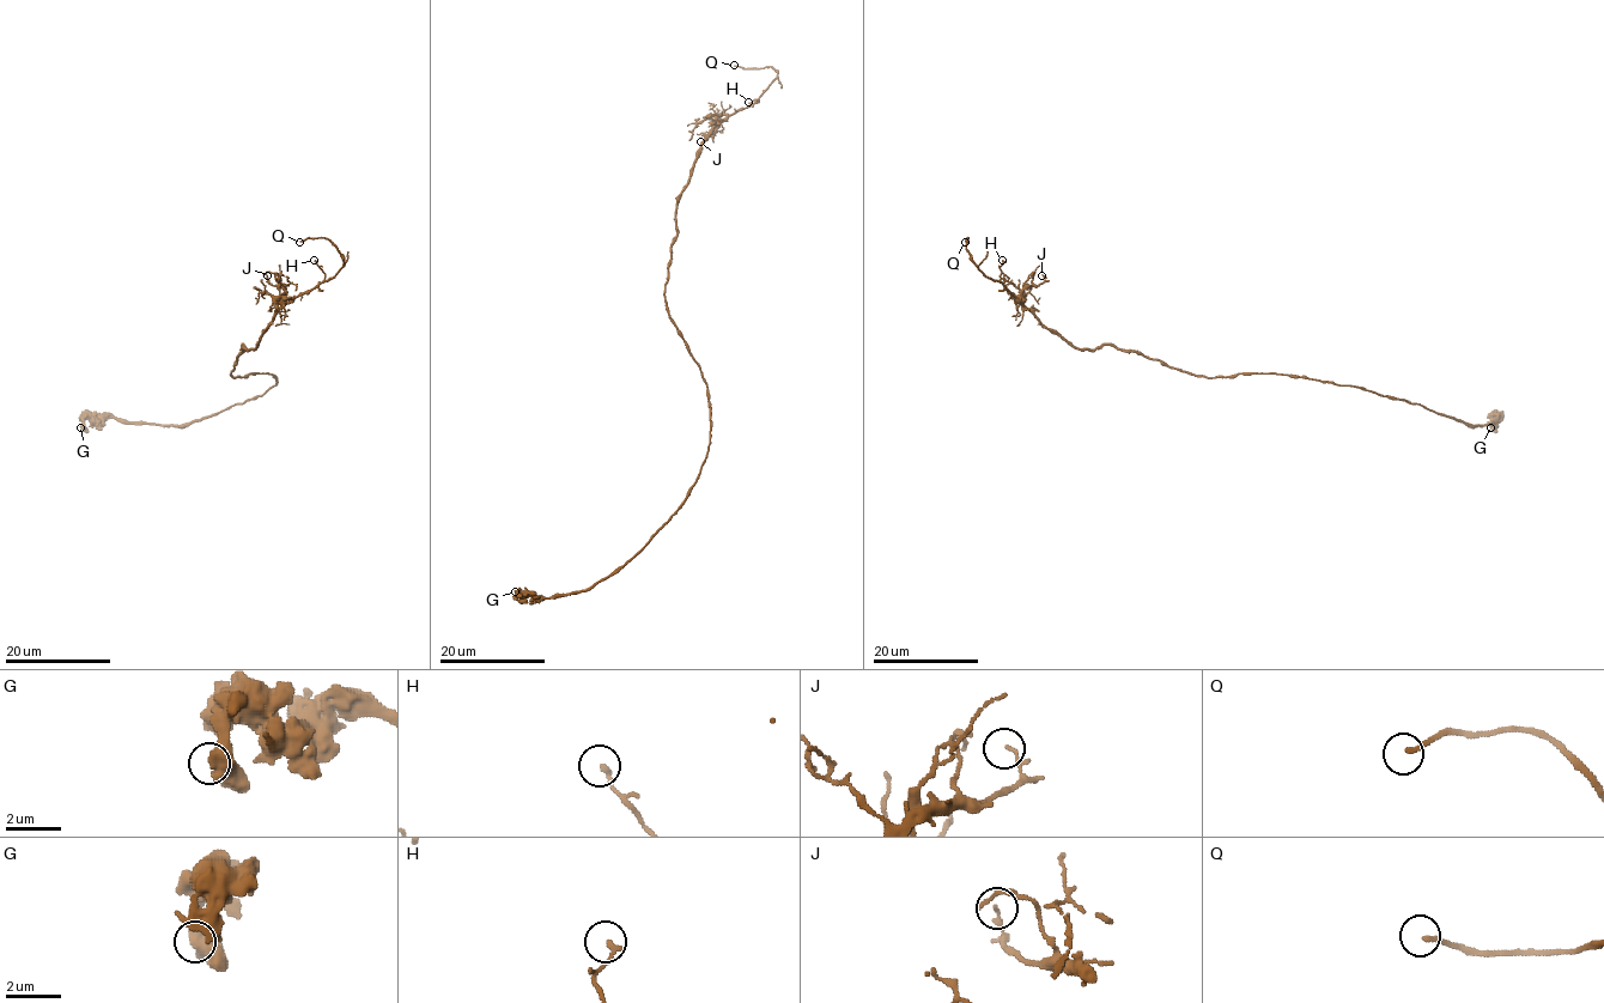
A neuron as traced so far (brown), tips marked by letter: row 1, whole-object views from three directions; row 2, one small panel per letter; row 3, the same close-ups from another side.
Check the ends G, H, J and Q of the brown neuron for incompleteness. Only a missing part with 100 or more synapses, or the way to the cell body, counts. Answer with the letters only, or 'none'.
Q

